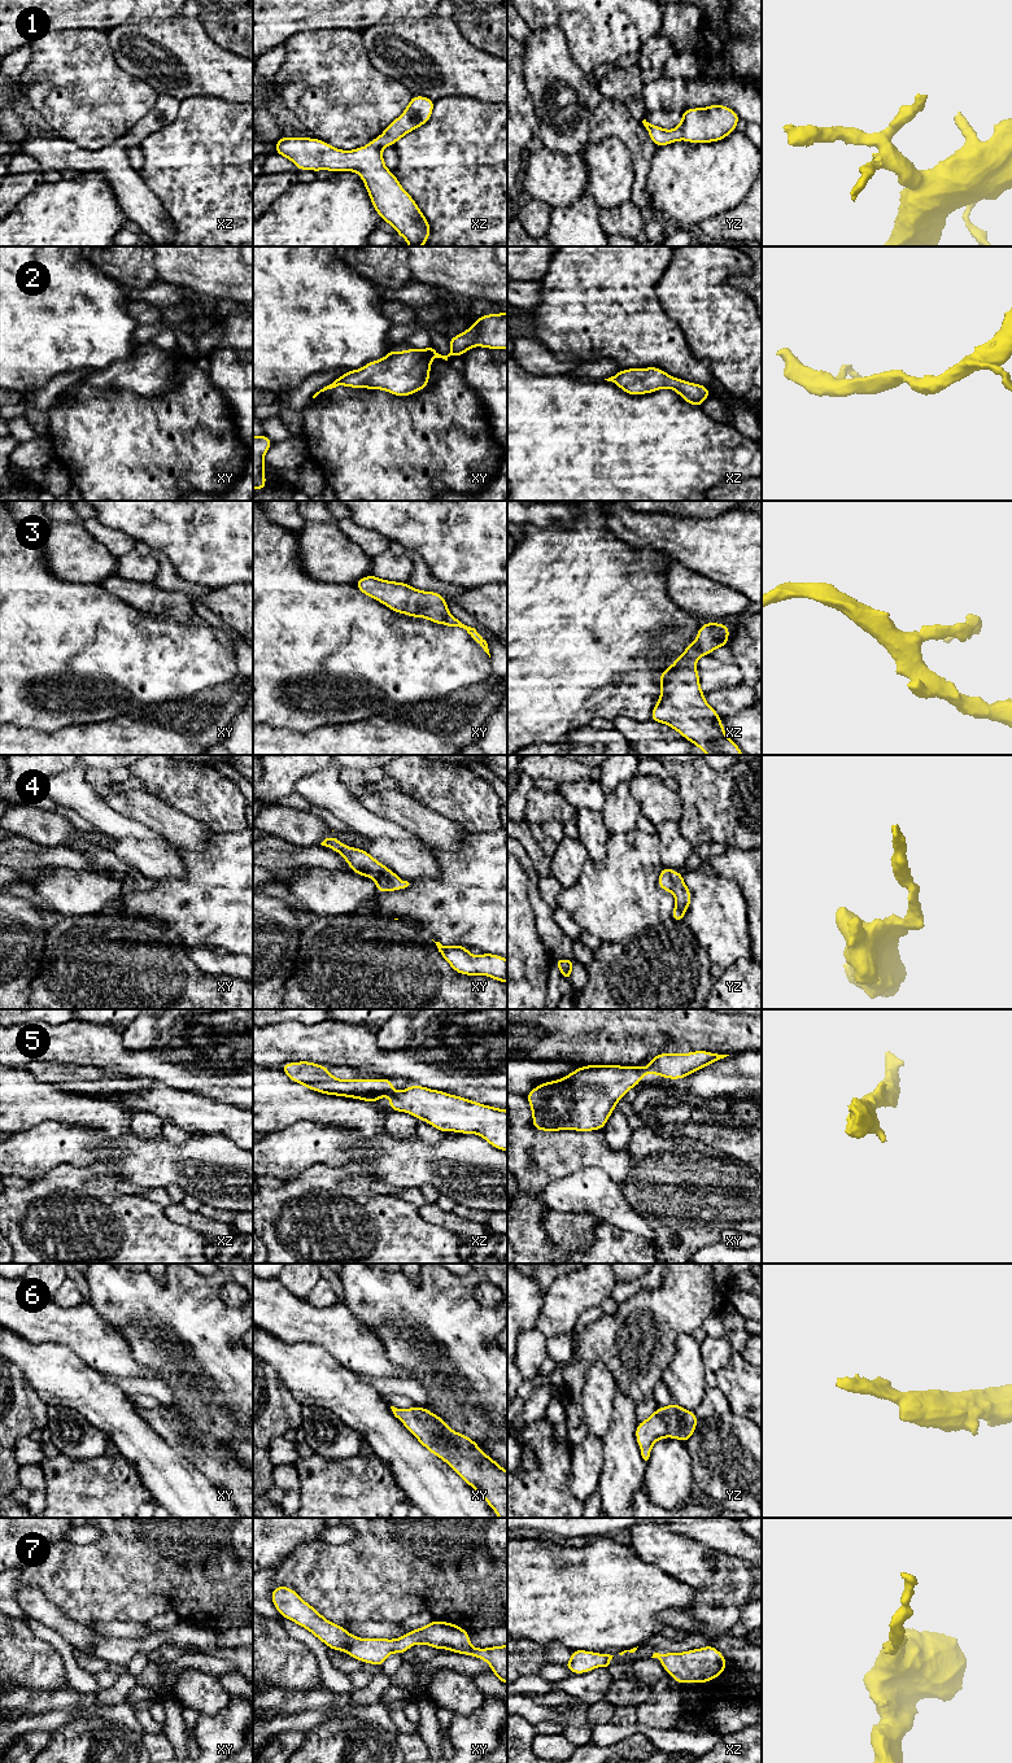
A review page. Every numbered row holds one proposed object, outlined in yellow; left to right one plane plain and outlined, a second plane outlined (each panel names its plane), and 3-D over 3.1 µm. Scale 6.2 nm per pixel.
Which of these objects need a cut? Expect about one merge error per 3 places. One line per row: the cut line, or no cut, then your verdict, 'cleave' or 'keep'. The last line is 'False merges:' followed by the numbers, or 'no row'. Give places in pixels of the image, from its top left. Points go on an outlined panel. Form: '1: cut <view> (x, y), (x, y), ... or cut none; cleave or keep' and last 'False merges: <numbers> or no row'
1: cut none; keep
2: cut none; keep
3: cut none; keep
4: cut none; keep
5: cut none; keep
6: cut none; keep
7: cut none; keep
False merges: no row

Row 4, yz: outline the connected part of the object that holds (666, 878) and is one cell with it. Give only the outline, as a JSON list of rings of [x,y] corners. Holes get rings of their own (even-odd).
[[[662,867],[658,886],[660,890],[671,891],[675,895],[676,904],[672,911],[672,920],[681,922],[692,903],[692,894],[684,882],[682,873]]]

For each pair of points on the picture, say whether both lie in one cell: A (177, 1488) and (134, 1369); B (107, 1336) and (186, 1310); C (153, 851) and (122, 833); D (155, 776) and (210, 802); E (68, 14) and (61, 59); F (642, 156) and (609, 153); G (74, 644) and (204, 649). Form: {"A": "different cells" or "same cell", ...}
{"A": "different cells", "B": "different cells", "C": "same cell", "D": "same cell", "E": "different cells", "F": "different cells", "G": "same cell"}

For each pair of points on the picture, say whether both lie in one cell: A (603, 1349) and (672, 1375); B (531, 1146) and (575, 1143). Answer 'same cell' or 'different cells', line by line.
A: different cells
B: same cell

